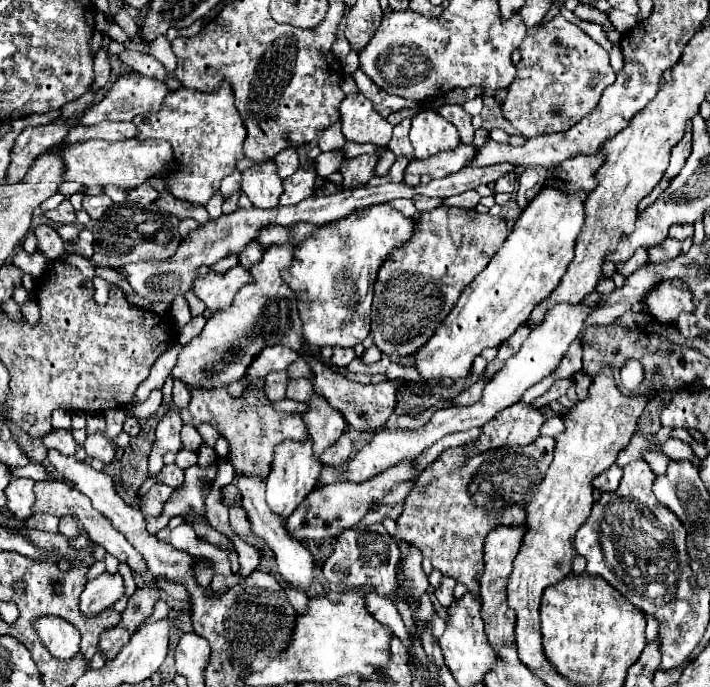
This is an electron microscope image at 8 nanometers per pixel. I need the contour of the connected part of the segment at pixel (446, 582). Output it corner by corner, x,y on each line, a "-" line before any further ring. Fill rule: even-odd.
444,577
444,579
442,579
442,585
434,591
436,599
438,599
444,607
448,607
448,605
454,601
454,585
456,585
456,581
454,581
452,577

